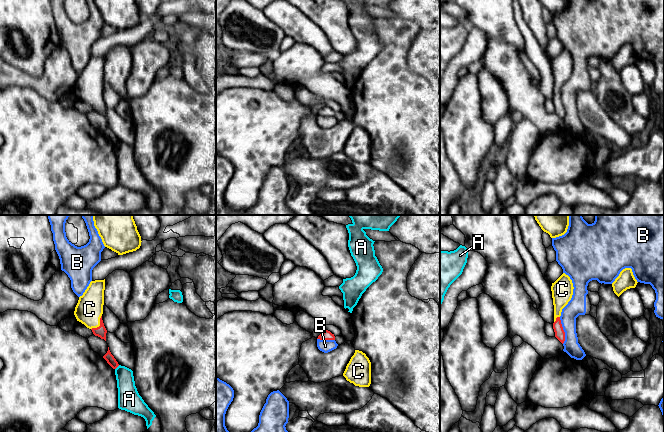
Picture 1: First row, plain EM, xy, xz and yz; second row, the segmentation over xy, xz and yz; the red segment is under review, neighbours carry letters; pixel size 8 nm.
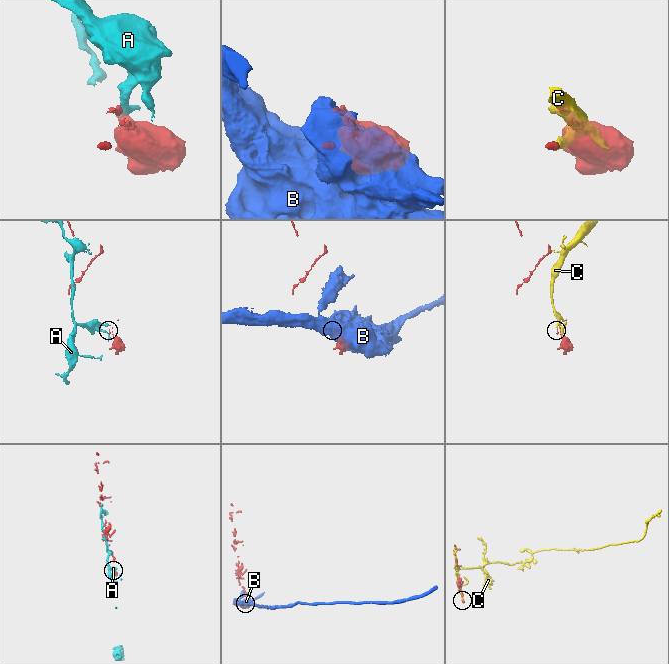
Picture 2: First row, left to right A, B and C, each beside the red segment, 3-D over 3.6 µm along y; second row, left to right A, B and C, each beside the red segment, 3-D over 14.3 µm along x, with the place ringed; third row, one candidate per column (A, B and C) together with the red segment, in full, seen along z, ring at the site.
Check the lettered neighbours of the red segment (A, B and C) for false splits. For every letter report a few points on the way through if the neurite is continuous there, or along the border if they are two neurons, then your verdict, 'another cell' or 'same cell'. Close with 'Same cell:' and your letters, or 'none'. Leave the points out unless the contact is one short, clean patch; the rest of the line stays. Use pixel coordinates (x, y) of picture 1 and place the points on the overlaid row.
A: border xy (119, 365), (115, 369); another cell
B: another cell
C: same cell
Same cell: C

